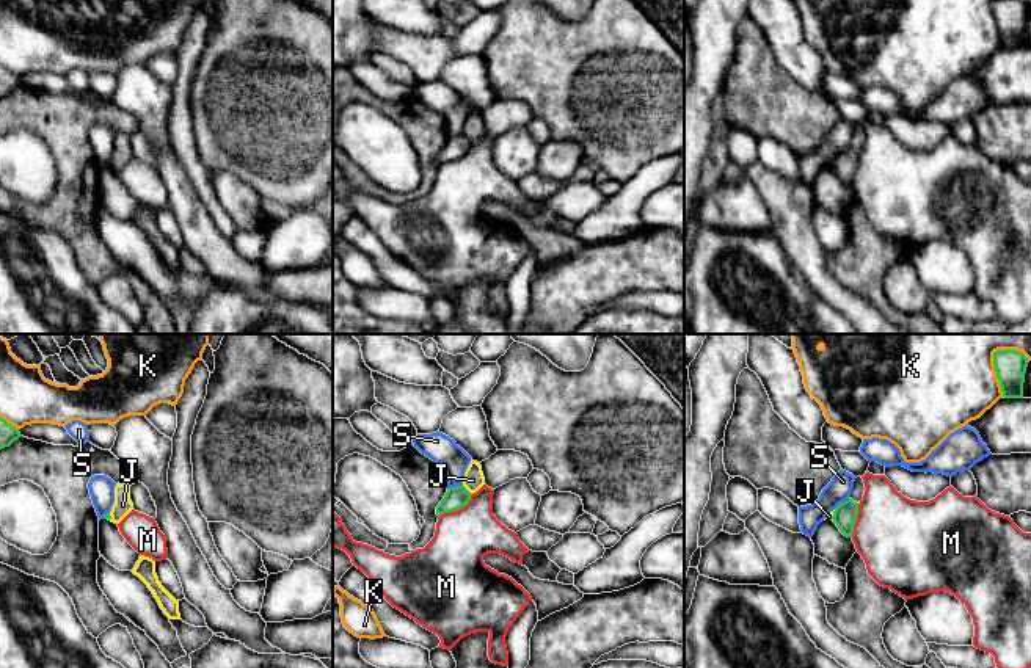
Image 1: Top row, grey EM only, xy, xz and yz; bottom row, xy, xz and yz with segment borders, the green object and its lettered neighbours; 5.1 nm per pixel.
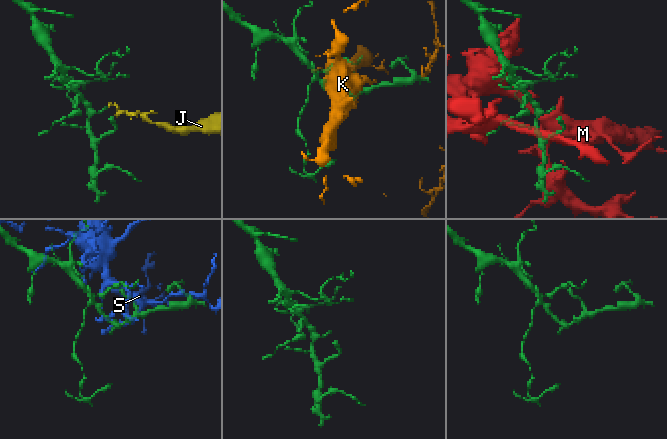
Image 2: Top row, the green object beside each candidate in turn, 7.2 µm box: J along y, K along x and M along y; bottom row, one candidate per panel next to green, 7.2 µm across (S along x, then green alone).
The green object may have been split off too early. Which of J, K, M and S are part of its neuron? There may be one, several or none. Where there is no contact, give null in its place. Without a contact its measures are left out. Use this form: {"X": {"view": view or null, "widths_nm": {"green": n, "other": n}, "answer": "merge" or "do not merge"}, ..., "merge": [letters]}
{"J": {"view": "xz", "widths_nm": {"green": 110, "other": 110}, "answer": "do not merge"}, "K": {"view": "yz", "widths_nm": {"green": 160, "other": 500}, "answer": "do not merge"}, "M": {"view": "xz", "widths_nm": {"green": 110, "other": 300}, "answer": "do not merge"}, "S": {"view": "xz", "widths_nm": {"green": 110, "other": 140}, "answer": "do not merge"}, "merge": []}

